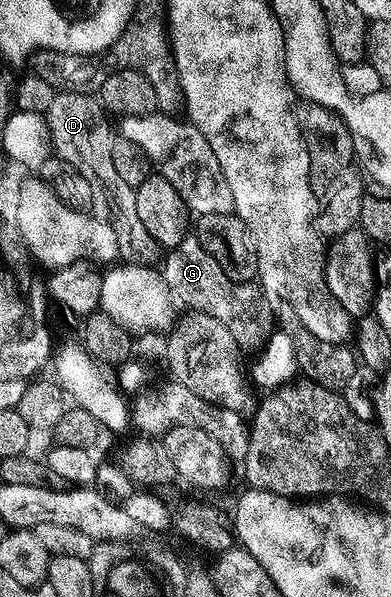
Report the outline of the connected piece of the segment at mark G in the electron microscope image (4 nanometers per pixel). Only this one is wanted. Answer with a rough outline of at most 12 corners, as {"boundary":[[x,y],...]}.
{"boundary":[[193,234],[164,253],[186,309],[219,318],[246,353],[275,308],[260,283],[227,278]]}

